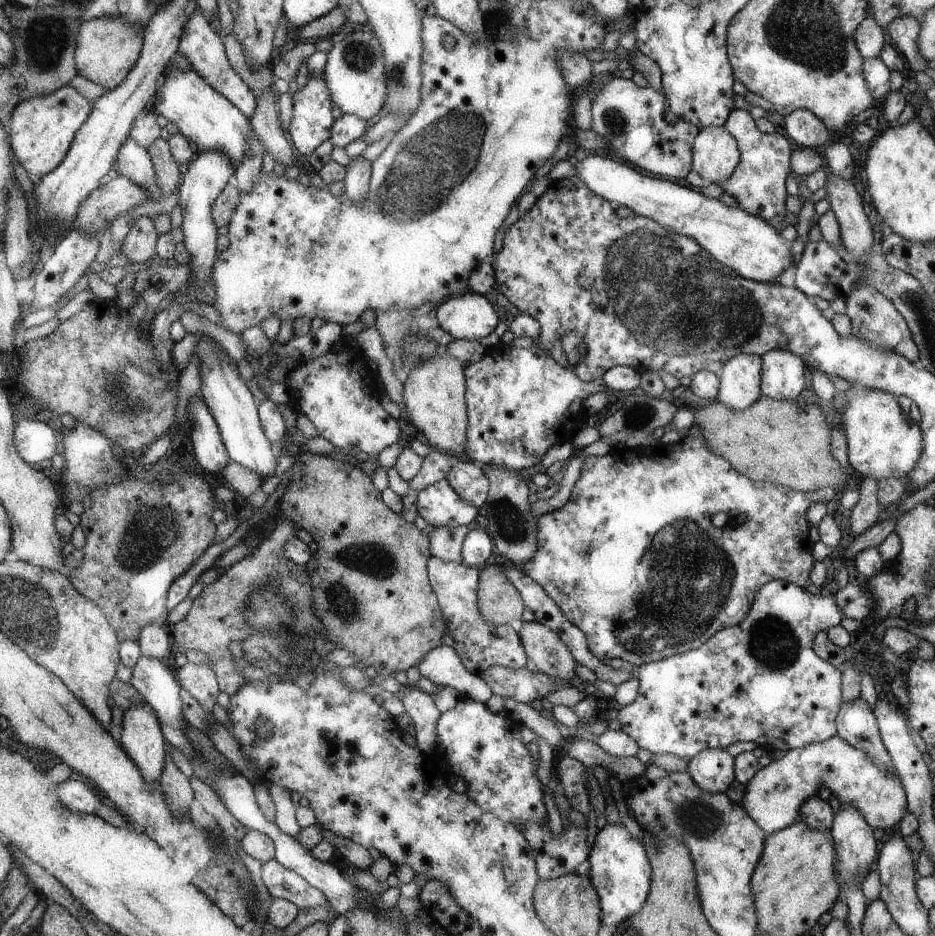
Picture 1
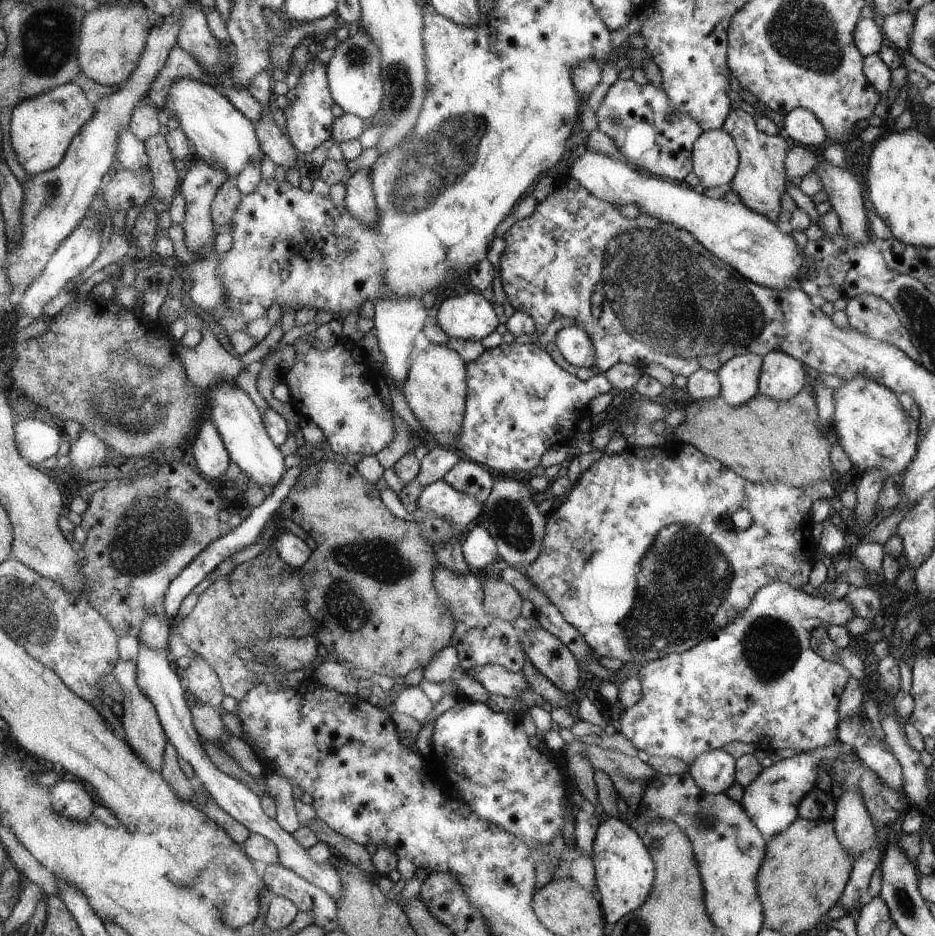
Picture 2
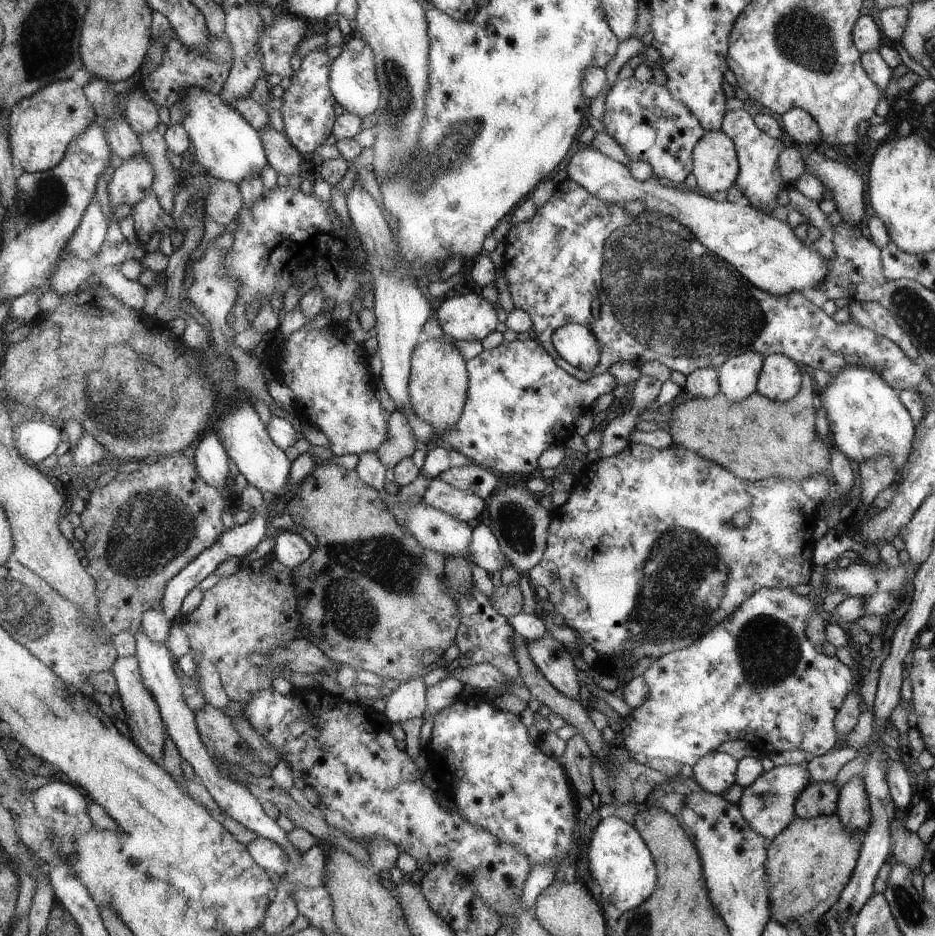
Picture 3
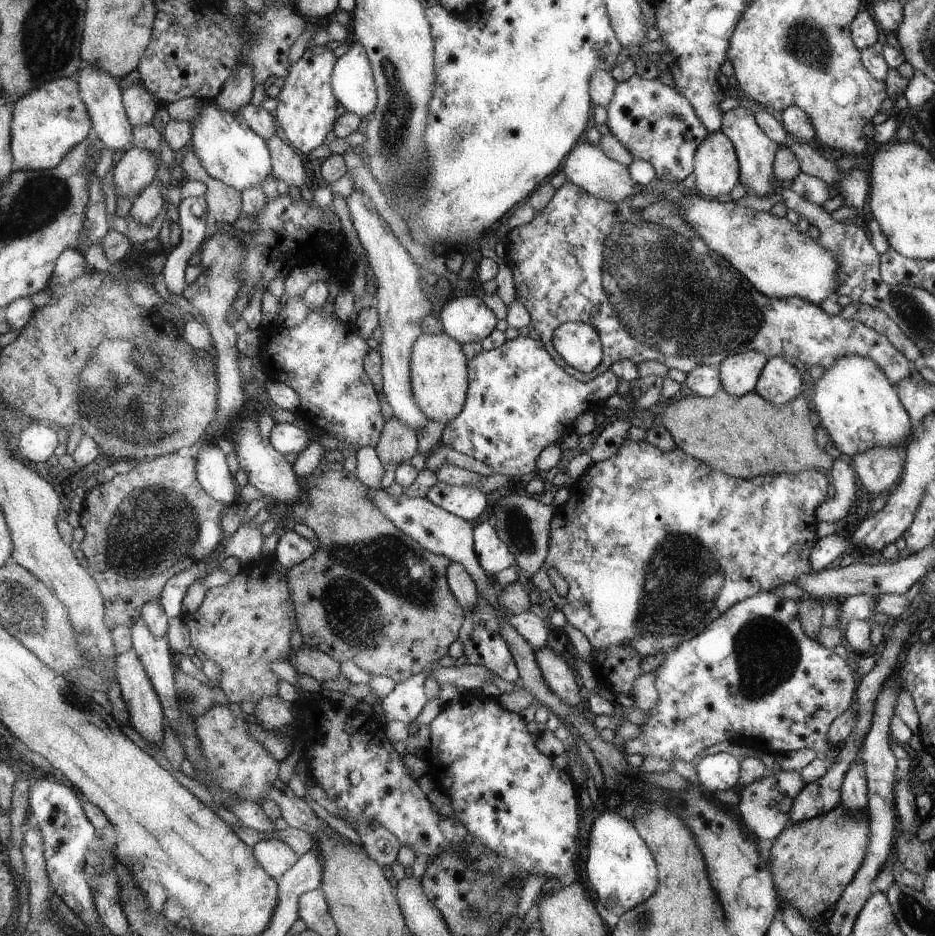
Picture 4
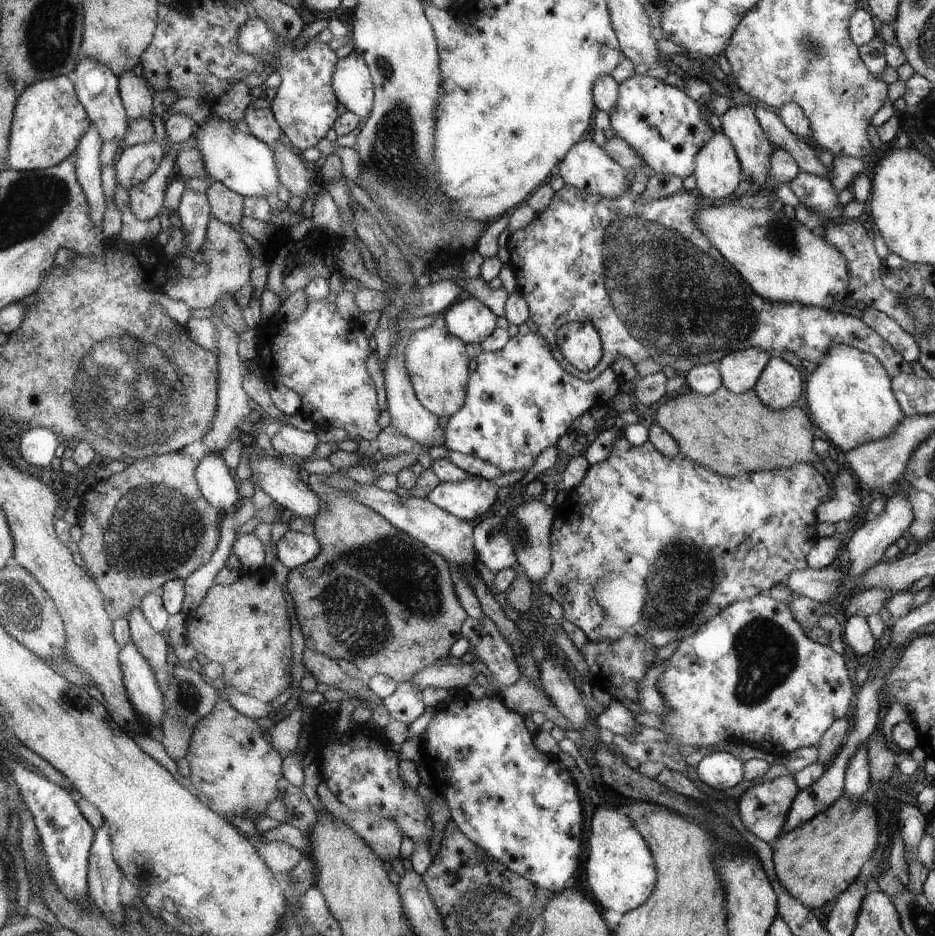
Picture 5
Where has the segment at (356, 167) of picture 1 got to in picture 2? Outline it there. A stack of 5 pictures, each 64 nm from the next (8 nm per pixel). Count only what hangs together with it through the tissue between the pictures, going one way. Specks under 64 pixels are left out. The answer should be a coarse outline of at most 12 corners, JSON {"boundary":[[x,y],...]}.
{"boundary":[[370,170],[346,180],[345,208],[374,227],[381,215]]}

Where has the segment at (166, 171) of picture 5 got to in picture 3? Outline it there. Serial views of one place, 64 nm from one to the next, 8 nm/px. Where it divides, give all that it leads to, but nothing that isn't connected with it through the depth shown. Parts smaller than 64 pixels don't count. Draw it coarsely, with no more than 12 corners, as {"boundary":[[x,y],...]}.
{"boundary":[[150,190],[133,206],[132,224],[142,245],[155,232],[163,209]]}

